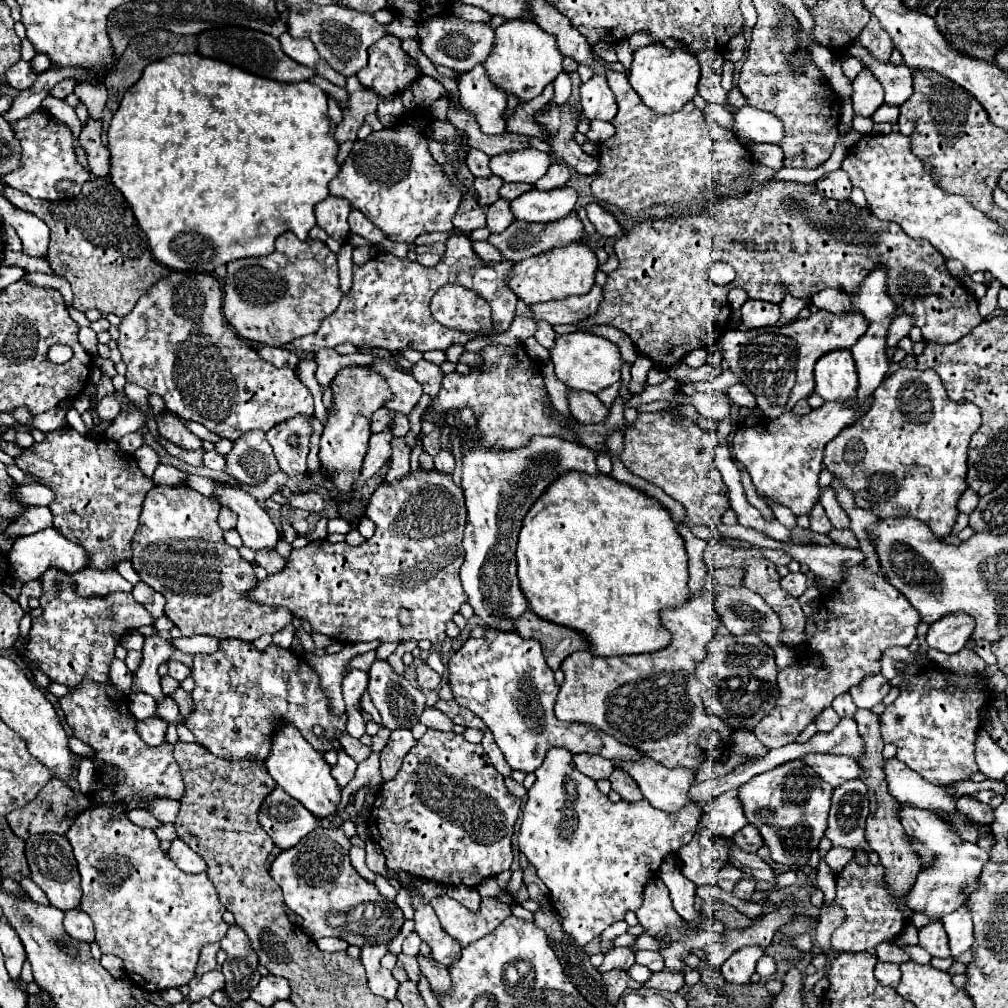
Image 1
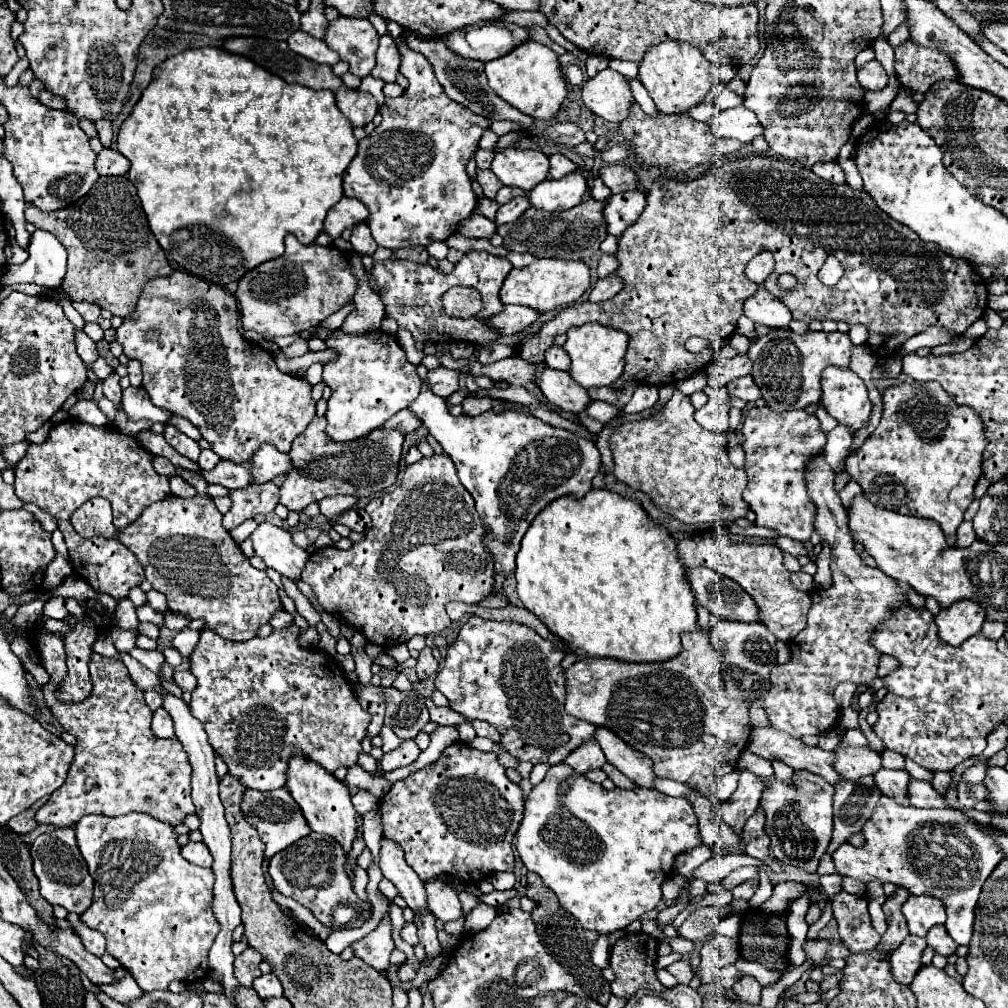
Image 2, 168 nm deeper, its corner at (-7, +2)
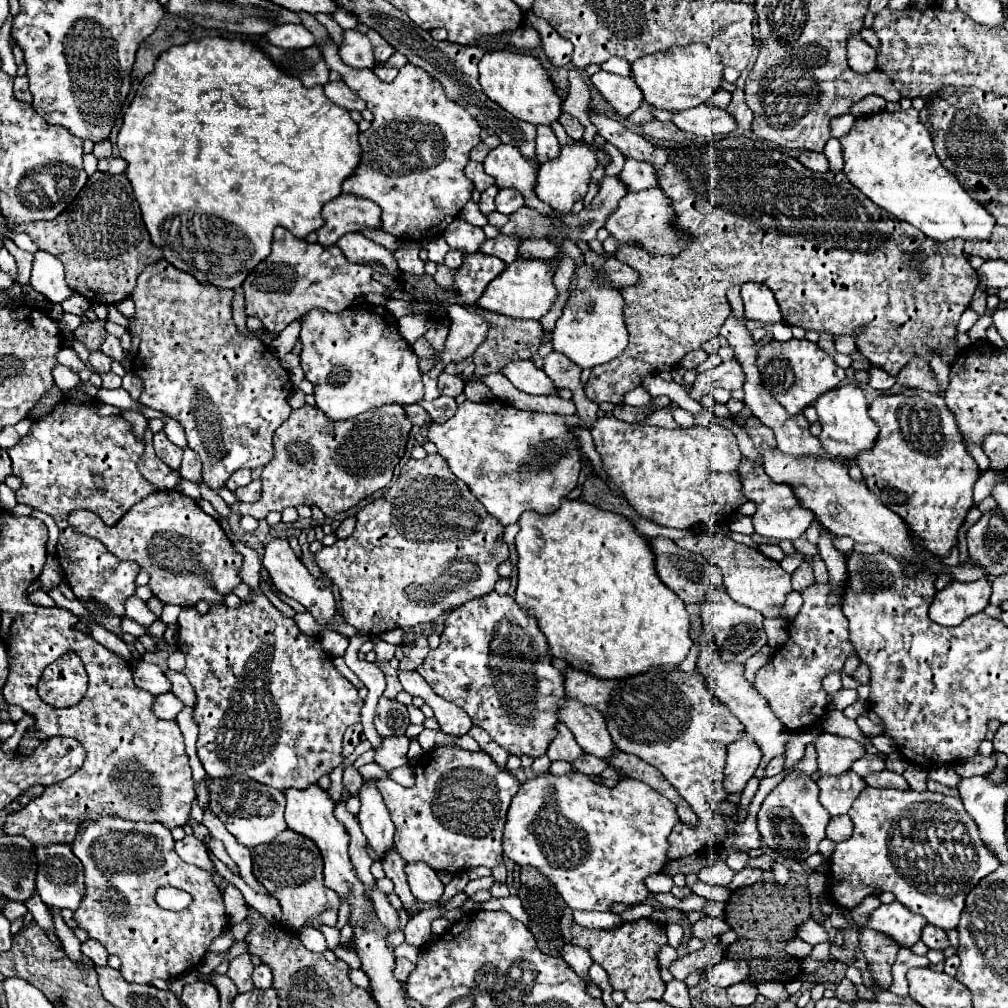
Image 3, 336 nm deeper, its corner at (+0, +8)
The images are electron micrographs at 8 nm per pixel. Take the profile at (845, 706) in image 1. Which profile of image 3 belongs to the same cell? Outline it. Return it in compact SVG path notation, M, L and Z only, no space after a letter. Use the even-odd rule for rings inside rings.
M832 672L828 676L824 676L824 682L822 682L822 688L830 694L830 692L836 692L842 688L842 682L840 682L840 674L838 672Z

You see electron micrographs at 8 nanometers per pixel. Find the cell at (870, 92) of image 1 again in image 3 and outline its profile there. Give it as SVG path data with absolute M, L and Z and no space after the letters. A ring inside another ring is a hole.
M852 34L848 40L848 64L858 74L876 70L876 52L860 34Z

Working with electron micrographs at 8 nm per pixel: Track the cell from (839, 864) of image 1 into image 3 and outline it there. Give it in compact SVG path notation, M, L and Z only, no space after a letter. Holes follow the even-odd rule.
M866 786L856 802L852 804L848 816L854 822L854 832L848 840L836 844L836 850L830 858L830 878L828 892L836 906L856 908L866 896L876 896L882 892L892 892L900 904L904 904L912 914L920 914L928 924L950 930L958 926L960 912L968 892L990 872L994 872L1000 862L998 858L982 844L976 824L964 810L960 798L936 794L930 790L916 792L894 790L894 788L870 788Z

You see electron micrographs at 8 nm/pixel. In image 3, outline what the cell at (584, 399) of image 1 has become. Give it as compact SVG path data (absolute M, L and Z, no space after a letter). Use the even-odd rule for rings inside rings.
M516 360L504 366L502 374L522 392L526 394L556 394L558 388L552 384L552 380L534 366L532 360Z

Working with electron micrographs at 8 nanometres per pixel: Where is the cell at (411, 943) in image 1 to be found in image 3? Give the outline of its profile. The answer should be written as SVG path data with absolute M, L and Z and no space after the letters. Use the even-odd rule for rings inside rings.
M376 886L372 888L372 894L374 894L374 908L376 908L376 914L380 918L380 922L390 930L398 930L398 912L390 906L388 898L384 892L380 892Z

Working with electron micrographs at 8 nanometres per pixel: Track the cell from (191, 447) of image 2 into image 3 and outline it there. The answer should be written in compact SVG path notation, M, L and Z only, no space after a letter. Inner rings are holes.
M158 432L154 434L154 450L156 450L156 456L168 464L168 468L172 470L178 470L180 468L180 462L182 462L182 448L178 448L176 444L172 444L164 432Z

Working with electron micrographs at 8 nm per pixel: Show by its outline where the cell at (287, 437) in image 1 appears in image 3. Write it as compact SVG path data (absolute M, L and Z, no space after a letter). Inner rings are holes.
M236 470L230 478L228 478L228 482L226 482L226 488L230 490L230 492L234 492L236 488L240 488L240 486L246 486L248 482L252 482L252 470Z

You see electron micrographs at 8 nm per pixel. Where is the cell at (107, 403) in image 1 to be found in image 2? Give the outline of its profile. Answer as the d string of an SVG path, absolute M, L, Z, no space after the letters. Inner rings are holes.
M113 374L107 380L103 380L103 394L107 400L111 400L115 406L121 402L121 386L119 386L119 376Z

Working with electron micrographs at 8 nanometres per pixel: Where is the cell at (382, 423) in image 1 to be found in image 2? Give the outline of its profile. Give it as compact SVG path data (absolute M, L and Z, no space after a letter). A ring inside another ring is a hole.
M407 408L405 410L399 410L395 416L391 416L391 420L387 420L387 430L399 430L403 434L409 434L413 430L417 430L421 426L421 420L415 418L413 412L409 412Z

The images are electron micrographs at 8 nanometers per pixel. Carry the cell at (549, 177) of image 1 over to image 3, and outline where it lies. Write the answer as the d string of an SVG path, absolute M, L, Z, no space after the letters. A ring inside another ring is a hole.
M536 126L536 156L540 162L554 160L556 154L560 152L558 138L554 136L550 126Z

